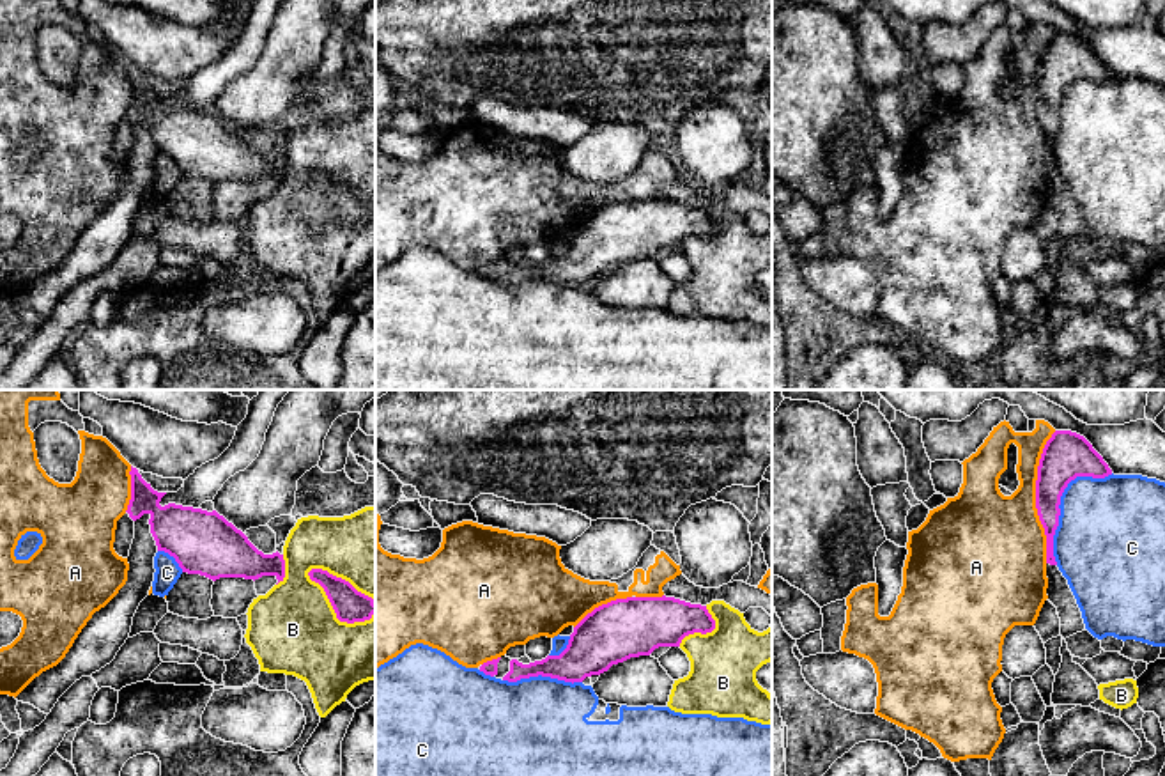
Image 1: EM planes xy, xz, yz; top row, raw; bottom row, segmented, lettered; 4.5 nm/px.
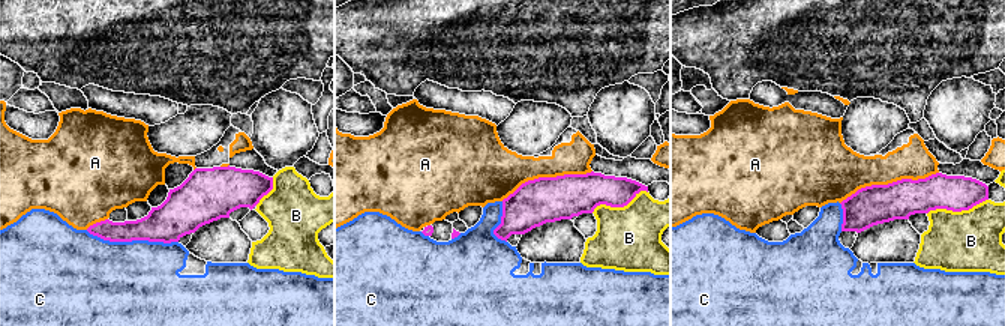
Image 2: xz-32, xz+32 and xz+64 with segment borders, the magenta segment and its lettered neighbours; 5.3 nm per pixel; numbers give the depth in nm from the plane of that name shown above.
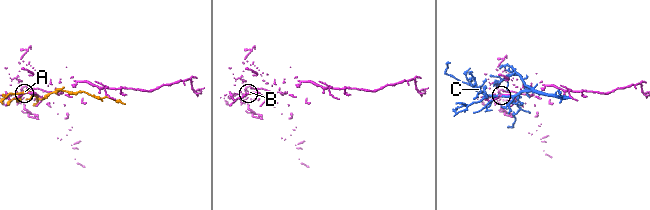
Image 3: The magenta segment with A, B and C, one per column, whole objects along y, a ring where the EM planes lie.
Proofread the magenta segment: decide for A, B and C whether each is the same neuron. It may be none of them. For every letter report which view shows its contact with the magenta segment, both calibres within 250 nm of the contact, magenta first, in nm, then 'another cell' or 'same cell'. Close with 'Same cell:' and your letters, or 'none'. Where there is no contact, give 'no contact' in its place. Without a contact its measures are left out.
A: yz | 220/400 nm | another cell
B: xy | 150/400 nm | another cell
C: yz | 220/440 nm | another cell
Same cell: none

